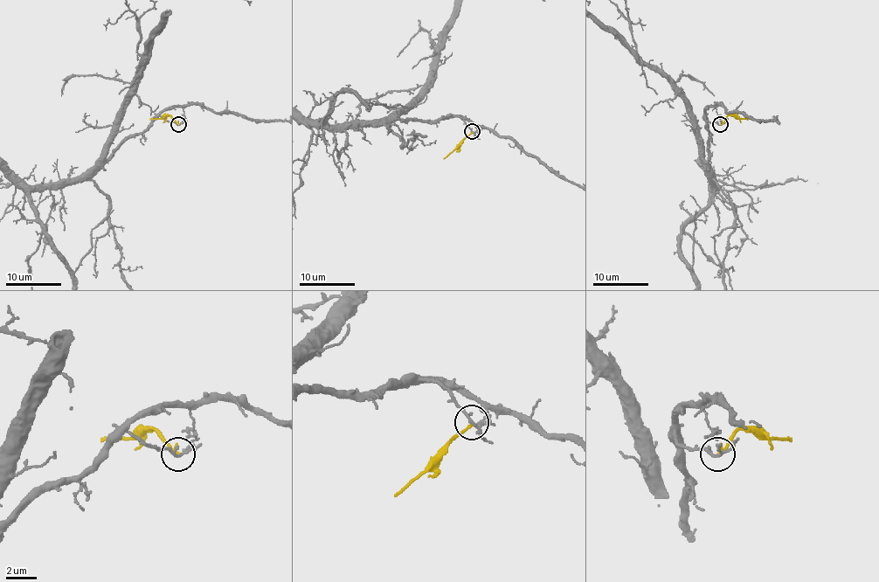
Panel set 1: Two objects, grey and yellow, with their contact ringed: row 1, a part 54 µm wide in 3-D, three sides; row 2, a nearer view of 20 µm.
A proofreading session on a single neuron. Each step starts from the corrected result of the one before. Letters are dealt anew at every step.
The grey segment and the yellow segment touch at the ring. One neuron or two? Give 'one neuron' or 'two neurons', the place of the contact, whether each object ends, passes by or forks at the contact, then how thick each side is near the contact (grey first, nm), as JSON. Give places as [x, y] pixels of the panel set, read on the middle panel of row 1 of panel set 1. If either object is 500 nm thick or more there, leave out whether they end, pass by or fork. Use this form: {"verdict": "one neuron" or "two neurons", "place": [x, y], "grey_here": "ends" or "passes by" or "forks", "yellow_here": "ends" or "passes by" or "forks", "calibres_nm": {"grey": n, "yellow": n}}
{"verdict": "two neurons", "place": [472, 131], "grey_here": "forks", "yellow_here": "ends", "calibres_nm": {"grey": 170, "yellow": 200}}

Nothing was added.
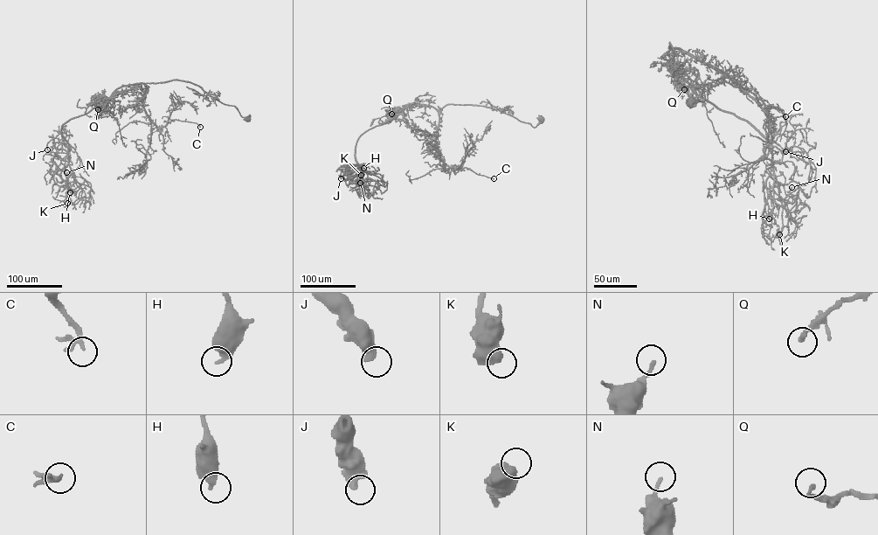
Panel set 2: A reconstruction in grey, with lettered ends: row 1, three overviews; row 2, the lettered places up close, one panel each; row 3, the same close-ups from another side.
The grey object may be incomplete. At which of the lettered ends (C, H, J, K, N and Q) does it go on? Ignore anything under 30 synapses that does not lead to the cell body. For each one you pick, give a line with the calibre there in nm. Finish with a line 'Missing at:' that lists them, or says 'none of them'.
Missing at: none of them

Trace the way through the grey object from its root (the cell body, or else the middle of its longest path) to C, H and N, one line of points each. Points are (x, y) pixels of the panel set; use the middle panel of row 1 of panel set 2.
C: (542, 119), (534, 127), (483, 106), (447, 104), (440, 111), (436, 149), (443, 162), (494, 178)
H: (542, 119), (534, 127), (483, 106), (447, 104), (438, 111), (411, 104), (359, 137), (356, 161), (363, 168)
N: (542, 119), (534, 127), (483, 106), (438, 111), (411, 104), (359, 137), (356, 161), (367, 176), (360, 183)

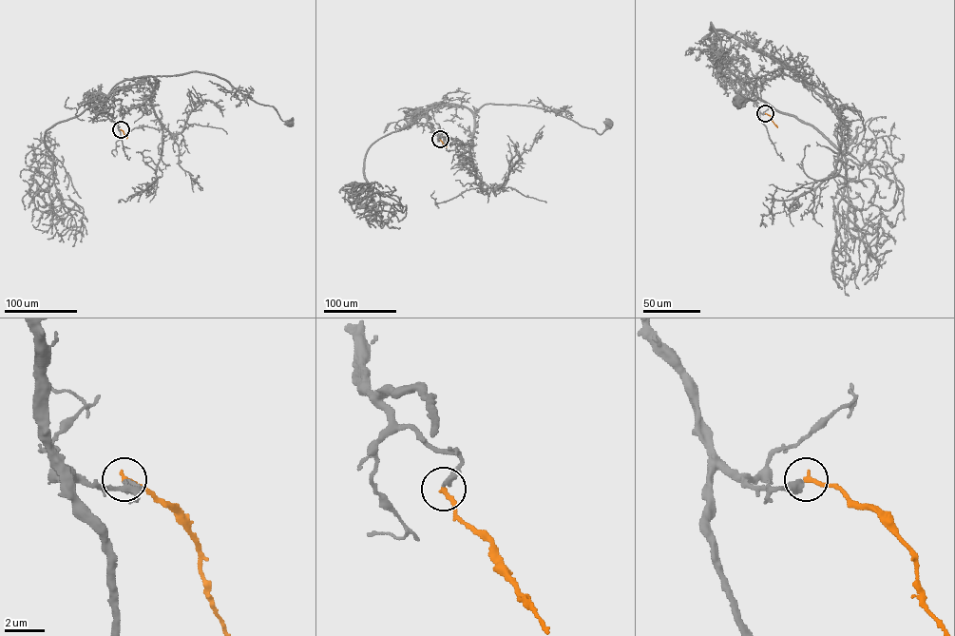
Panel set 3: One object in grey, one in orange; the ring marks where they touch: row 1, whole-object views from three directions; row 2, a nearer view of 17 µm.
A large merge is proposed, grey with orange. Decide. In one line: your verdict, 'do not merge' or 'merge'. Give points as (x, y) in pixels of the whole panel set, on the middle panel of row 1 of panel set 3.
merge

